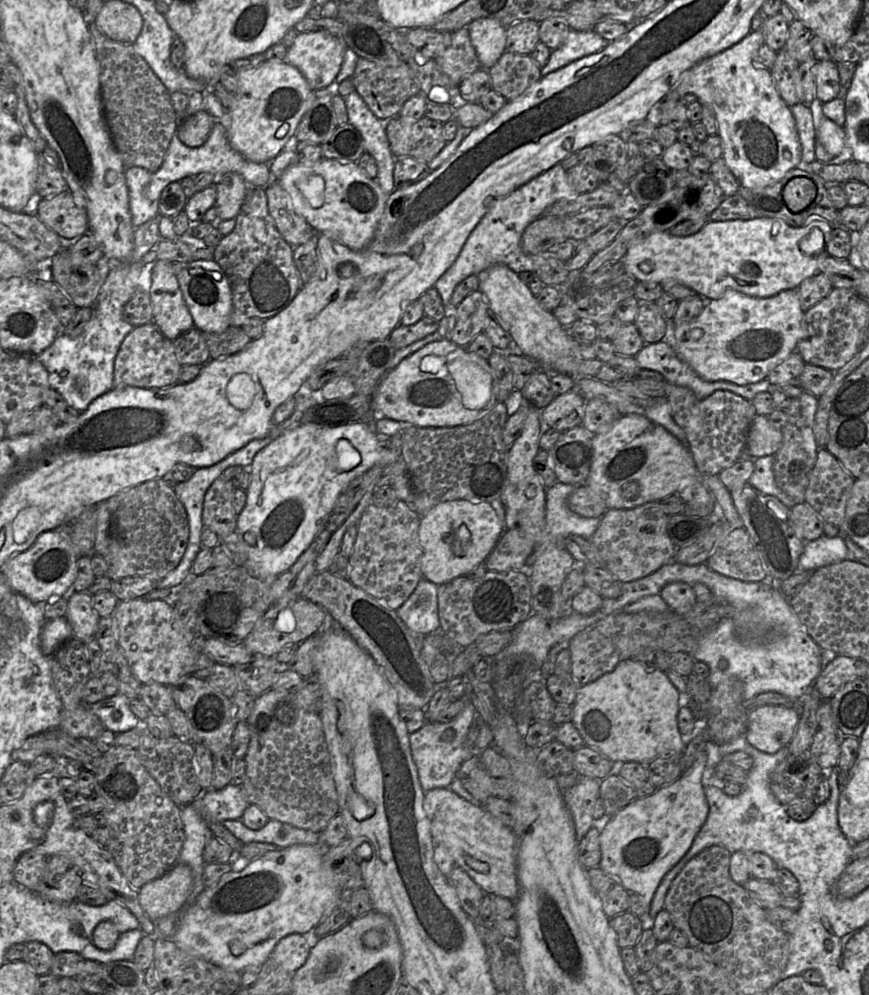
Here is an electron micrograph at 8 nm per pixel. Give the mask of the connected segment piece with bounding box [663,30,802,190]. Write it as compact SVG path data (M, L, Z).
M760 30L752 31L749 35L743 38L741 41L731 46L730 48L706 58L692 68L686 70L680 77L677 84L663 97L665 100L680 100L688 93L694 94L701 105L709 105L715 112L716 123L718 128L718 134L722 141L722 159L725 161L726 165L733 173L737 181L739 182L741 188L753 190L761 189L774 183L778 182L784 177L784 175L791 169L796 168L799 163L801 163L802 149L799 140L798 132L796 129L795 119L792 115L790 107L785 103L785 101L779 95L774 80L772 78L771 72L767 69L761 62L759 62L758 50L764 44L764 37Z

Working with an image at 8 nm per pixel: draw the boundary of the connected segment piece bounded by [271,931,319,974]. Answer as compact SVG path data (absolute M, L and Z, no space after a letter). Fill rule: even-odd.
M314 931L306 934L290 934L277 943L271 958L284 970L294 974L304 965L318 939Z

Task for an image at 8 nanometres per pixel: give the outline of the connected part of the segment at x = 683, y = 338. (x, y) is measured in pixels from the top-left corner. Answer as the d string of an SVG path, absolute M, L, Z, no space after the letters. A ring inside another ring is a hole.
M788 289L780 293L767 297L758 298L748 296L736 290L727 290L721 298L716 300L707 300L703 311L686 325L675 328L675 351L678 356L686 362L702 379L706 381L727 381L738 385L747 385L759 382L768 377L769 373L784 361L792 352L796 351L796 347L802 338L802 319L805 312L801 308L798 289Z

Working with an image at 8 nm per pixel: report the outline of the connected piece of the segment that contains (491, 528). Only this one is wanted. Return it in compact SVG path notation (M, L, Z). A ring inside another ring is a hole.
M459 499L435 505L420 518L423 579L439 586L459 576L466 576L478 564L486 561L504 530L504 520L489 502Z

